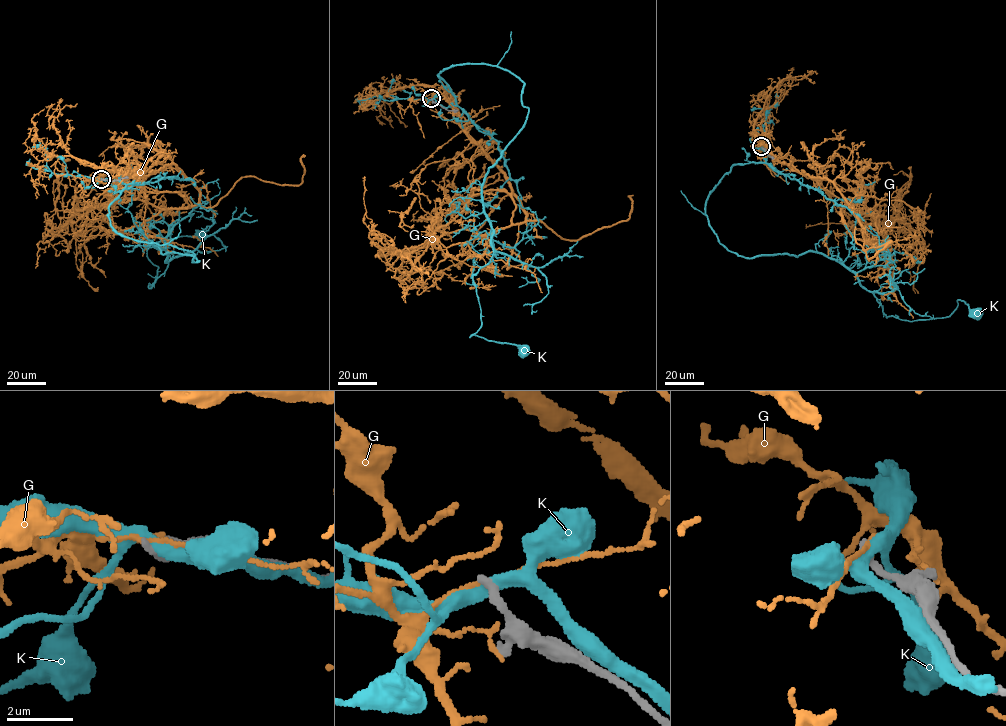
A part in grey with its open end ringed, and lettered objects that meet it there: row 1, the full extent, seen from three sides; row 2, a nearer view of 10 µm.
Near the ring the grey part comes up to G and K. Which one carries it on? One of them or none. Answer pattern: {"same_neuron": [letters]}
{"same_neuron": []}

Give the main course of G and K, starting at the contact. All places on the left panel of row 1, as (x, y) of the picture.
G: (101, 179), (173, 164), (184, 175), (147, 168), (116, 184), (118, 201), (80, 247), (79, 279)
K: (101, 180), (126, 184), (118, 233), (199, 260), (155, 245), (168, 266), (148, 287), (147, 249), (201, 236)

